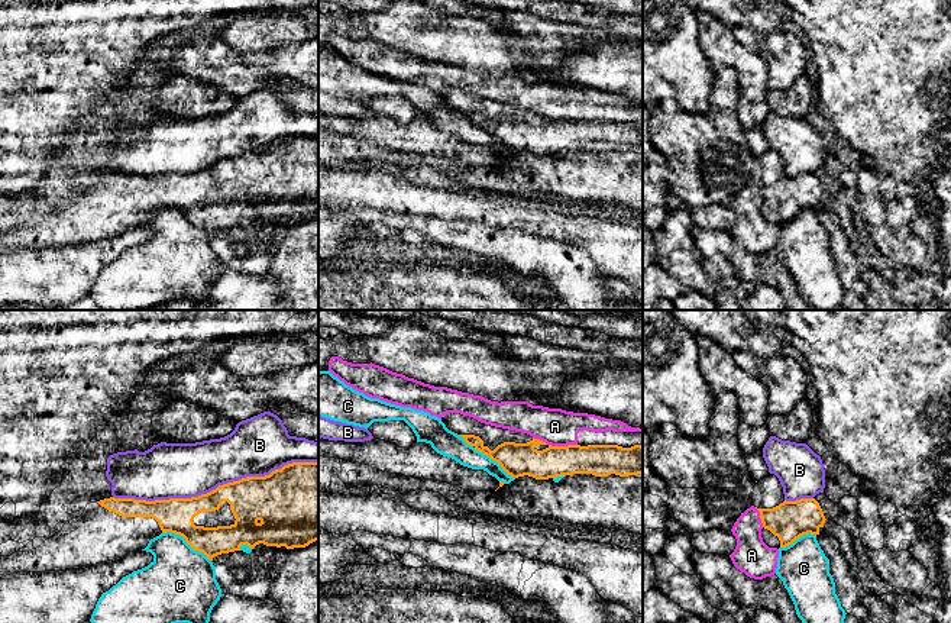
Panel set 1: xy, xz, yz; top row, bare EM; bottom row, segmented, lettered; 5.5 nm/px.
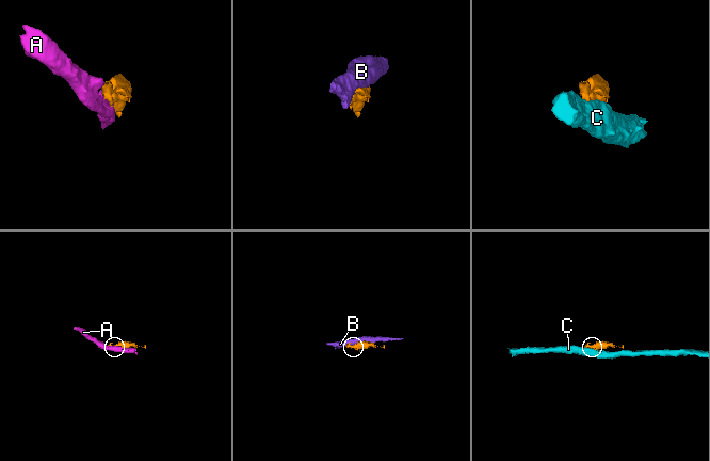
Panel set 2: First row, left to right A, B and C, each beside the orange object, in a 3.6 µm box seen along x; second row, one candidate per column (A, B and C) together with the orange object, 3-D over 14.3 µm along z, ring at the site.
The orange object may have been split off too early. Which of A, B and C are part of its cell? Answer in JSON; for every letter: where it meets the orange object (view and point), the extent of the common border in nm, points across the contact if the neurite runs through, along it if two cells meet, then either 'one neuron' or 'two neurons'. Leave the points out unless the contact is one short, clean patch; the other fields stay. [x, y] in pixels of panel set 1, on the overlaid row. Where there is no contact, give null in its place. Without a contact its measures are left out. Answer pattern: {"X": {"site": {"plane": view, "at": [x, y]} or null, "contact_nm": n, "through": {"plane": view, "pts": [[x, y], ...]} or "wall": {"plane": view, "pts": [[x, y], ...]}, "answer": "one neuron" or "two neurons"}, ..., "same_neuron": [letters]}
{"A": {"site": {"plane": "xz", "at": [555, 446]}, "contact_nm": 260, "answer": "two neurons"}, "B": {"site": {"plane": "xy", "at": [216, 488]}, "contact_nm": 1150, "answer": "two neurons"}, "C": {"site": {"plane": "xz", "at": [485, 454]}, "contact_nm": 420, "answer": "two neurons"}, "same_neuron": []}

